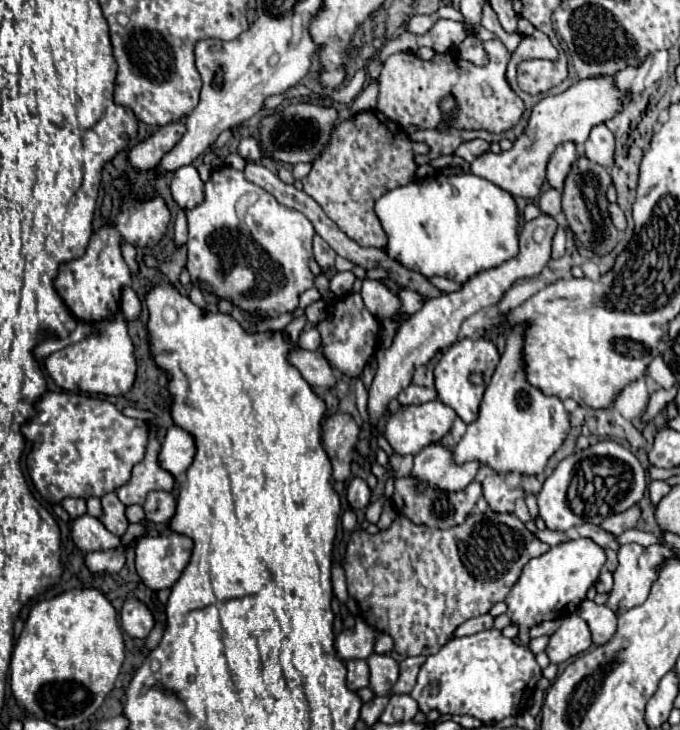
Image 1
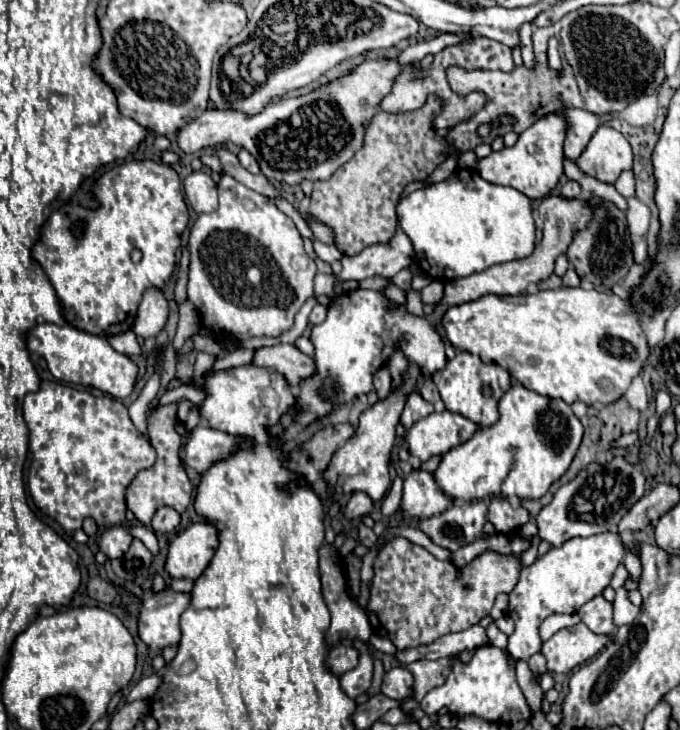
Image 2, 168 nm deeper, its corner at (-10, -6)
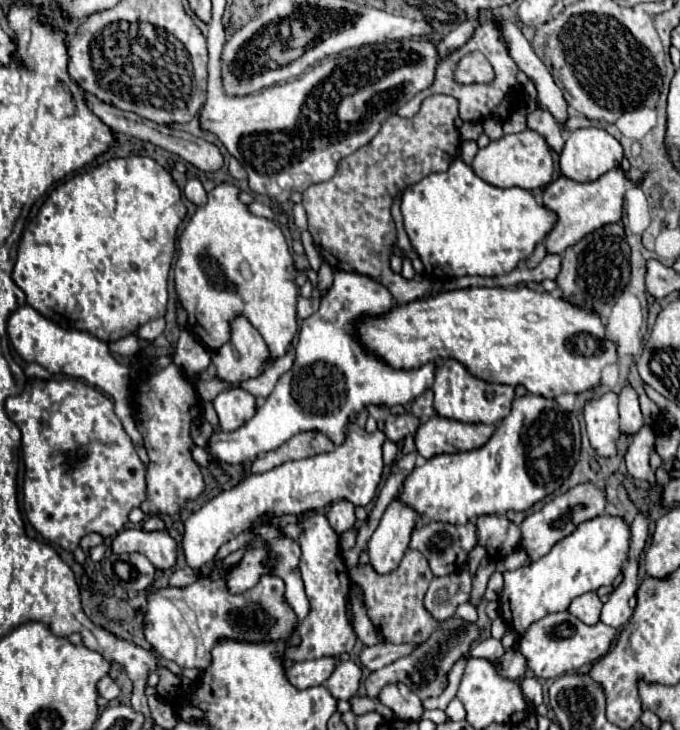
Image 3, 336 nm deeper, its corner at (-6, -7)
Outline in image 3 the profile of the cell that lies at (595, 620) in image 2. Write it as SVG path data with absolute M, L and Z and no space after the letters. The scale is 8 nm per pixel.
M584 593L572 601L568 611L576 615L580 621L584 621L586 625L596 625L600 621L600 609L602 609L602 601L598 599L598 595Z

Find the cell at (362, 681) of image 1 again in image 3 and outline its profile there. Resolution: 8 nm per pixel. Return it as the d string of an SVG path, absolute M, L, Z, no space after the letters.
M342 661L326 681L326 689L336 699L352 699L358 693L362 679L362 669L354 661Z

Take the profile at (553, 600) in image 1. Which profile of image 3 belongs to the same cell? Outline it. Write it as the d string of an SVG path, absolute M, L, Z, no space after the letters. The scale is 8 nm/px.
M602 515L602 517L580 523L574 533L560 539L552 547L552 551L548 555L544 555L542 559L530 561L520 569L504 573L504 589L500 593L500 615L502 615L504 623L510 625L510 629L514 627L514 631L518 635L524 635L524 629L528 629L528 625L532 625L532 621L538 621L540 617L544 617L548 613L566 611L574 597L584 595L588 591L598 591L602 585L612 585L612 581L620 575L622 563L626 561L628 545L630 545L630 529L620 517Z

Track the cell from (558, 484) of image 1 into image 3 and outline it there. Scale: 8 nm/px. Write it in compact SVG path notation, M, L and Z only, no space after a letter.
M580 483L572 489L568 489L564 495L558 495L554 497L552 501L548 501L540 511L528 515L524 519L524 523L520 525L522 529L522 545L528 553L528 557L532 561L544 557L552 547L554 543L558 543L560 539L564 539L566 535L570 535L580 523L588 521L588 519L594 519L594 517L600 517L606 509L606 493L594 485L594 483Z

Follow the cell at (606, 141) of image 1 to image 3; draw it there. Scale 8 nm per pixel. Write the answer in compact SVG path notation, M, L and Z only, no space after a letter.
M588 127L588 129L576 129L576 131L568 133L564 151L560 155L560 169L562 169L562 175L572 181L590 183L590 181L596 181L598 177L602 177L604 173L618 169L622 159L624 159L622 145L610 133L606 133L604 129L598 129L598 127Z

